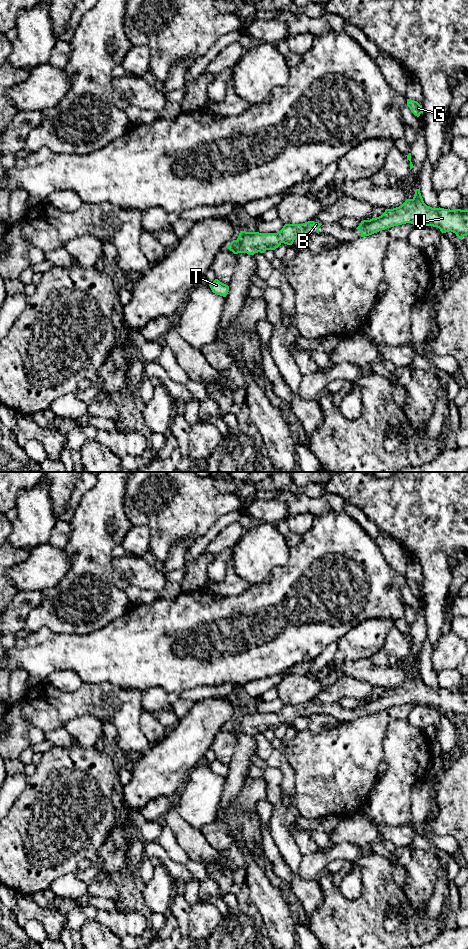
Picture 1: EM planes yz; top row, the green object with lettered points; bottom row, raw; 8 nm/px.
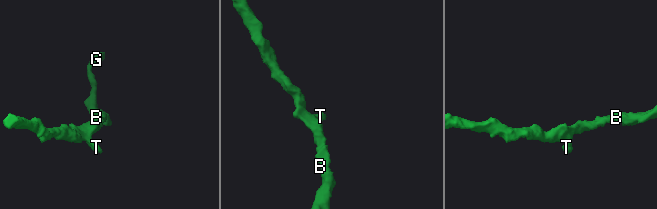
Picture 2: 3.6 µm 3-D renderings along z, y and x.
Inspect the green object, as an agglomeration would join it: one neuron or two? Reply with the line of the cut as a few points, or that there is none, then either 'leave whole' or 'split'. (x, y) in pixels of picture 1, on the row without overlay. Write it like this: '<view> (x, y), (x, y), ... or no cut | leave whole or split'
no cut | leave whole

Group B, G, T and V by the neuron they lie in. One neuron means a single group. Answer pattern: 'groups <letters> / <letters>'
groups B G T V

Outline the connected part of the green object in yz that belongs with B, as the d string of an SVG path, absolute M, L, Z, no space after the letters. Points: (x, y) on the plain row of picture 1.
M308 701L303 704L285 704L283 708L277 713L259 713L259 712L246 712L240 711L236 720L233 720L226 728L232 731L234 734L247 733L254 735L255 733L264 733L266 730L275 730L282 723L292 725L294 720L299 716L309 717L312 715L312 706L317 707L317 713L319 714L319 707L321 703Z

